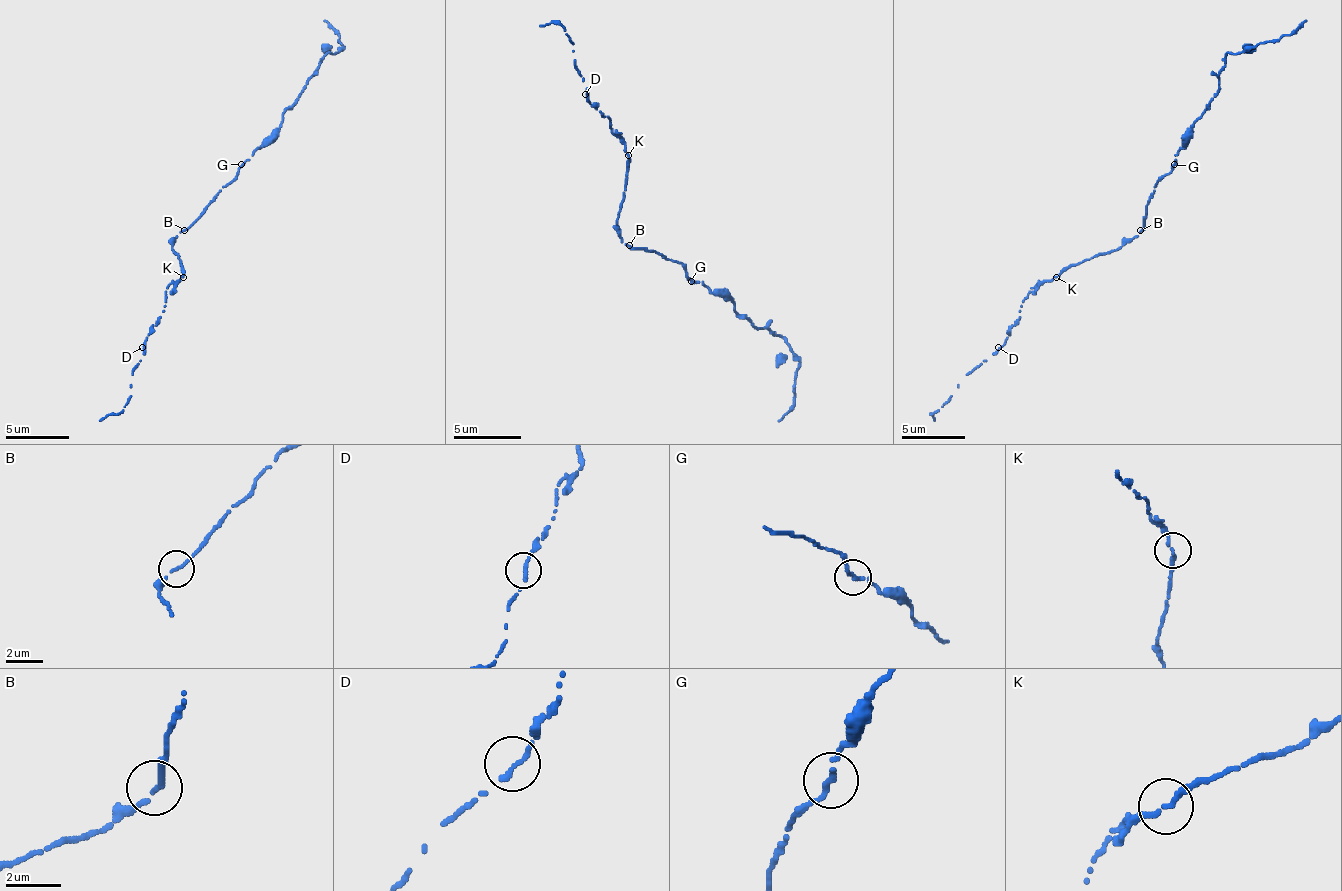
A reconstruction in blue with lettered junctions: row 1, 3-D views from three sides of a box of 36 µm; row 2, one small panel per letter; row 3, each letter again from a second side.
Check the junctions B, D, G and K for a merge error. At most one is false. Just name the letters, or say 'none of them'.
none of them

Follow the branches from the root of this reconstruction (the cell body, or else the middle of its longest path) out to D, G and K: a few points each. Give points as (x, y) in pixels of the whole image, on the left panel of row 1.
D: (184, 230), (171, 243), (180, 258), (184, 274), (180, 281), (174, 281), (165, 290), (165, 312), (142, 347)
G: (184, 230), (237, 176), (240, 164)
K: (184, 230), (171, 243), (180, 258), (184, 277)

